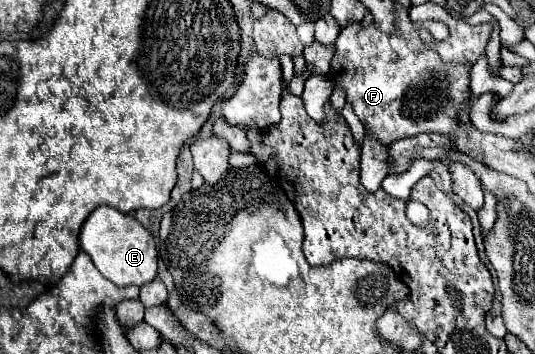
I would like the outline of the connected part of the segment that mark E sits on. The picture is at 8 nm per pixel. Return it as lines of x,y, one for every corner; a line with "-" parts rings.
97,207
85,221
79,235
81,249
91,257
95,267
105,279
117,287
145,285
157,277
157,249
155,239
147,227
143,227
133,215
125,215
115,207

